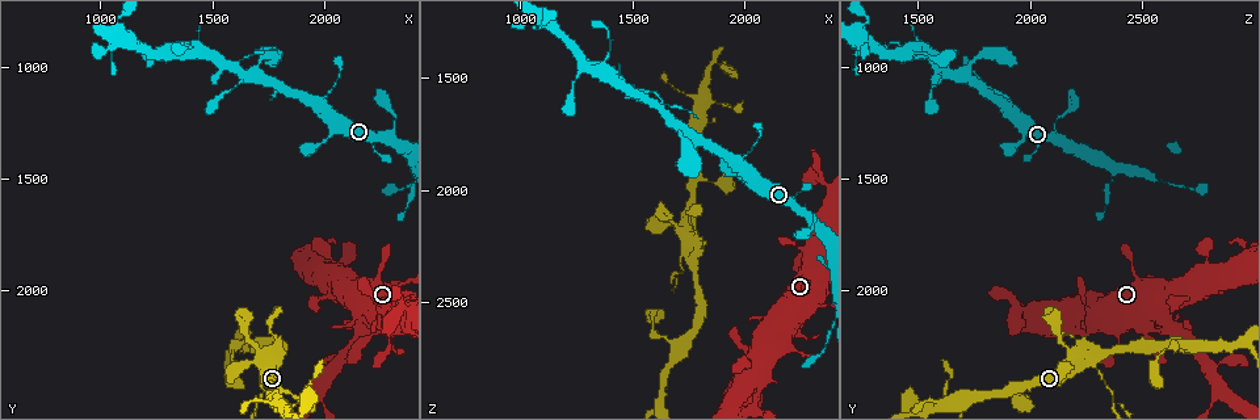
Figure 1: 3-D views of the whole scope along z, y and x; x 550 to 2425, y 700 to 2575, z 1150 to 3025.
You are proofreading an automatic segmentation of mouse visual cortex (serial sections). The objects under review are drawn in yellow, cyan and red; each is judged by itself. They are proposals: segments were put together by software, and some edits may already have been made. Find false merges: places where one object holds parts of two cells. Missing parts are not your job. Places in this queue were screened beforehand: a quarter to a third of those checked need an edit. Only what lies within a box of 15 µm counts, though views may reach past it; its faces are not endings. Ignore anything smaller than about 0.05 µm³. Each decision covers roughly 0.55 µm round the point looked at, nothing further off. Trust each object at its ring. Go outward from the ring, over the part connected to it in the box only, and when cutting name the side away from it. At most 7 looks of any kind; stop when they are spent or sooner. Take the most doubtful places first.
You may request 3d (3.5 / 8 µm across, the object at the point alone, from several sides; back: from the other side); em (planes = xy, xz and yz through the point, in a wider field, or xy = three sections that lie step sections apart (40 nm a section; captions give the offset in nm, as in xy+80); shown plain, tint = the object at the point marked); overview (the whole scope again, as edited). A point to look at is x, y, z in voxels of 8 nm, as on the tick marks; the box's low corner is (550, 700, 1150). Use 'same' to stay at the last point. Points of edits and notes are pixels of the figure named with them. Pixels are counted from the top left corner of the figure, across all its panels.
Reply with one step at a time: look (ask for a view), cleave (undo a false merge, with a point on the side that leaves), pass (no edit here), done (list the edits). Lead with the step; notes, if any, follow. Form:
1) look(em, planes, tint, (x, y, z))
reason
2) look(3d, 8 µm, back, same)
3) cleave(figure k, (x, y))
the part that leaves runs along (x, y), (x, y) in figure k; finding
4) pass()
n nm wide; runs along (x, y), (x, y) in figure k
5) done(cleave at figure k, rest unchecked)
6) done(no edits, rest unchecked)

look(3d, 8 µm, (1720, 2340, 2310))

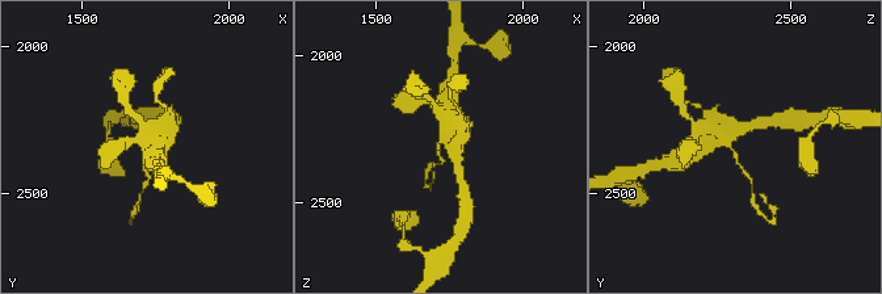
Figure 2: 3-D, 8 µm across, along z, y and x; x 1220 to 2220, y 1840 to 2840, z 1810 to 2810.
look(em, xy, step 3, tint, (1710, 2340, 2300))
arms of 100, 450 nm; shape alone is not enough

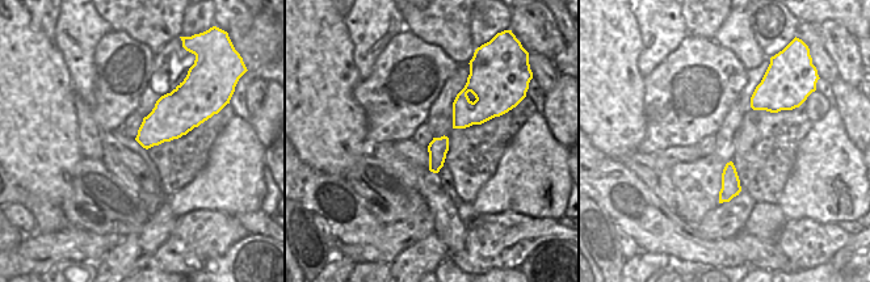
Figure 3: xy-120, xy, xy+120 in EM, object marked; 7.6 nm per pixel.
pass()
runs along (708, 138), (725, 134), (750, 179) in figure 2; continuous, no second cell

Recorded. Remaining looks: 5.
look(3d, 3.5 µm, back, (1870, 2500, 1610))
thin arm on a thick one

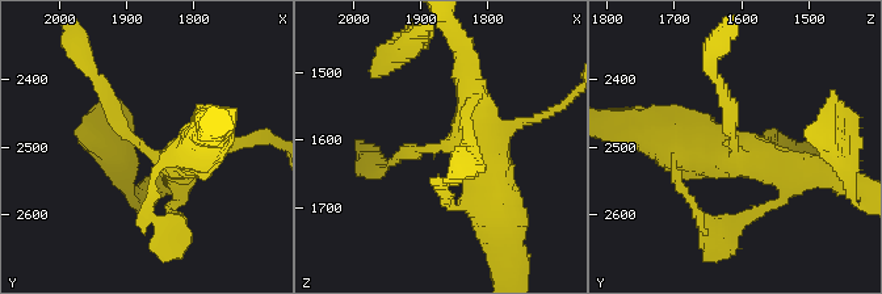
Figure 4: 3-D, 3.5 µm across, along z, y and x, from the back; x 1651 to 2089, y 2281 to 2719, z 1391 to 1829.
look(em, xy, step 1, tint, (1880, 2500, 1610))
3 arms; arms of 150, 450, 500 nm

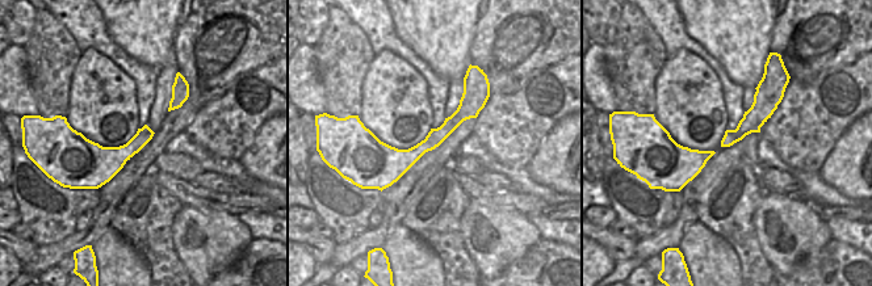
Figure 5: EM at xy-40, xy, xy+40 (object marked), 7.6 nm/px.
pass()
runs along (197, 148), (160, 160), (137, 145), (96, 76) in figure 4; continuous, no second cell

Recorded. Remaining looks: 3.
look(3d, 8 µm, (2240, 2070, 2260))
calibre changes

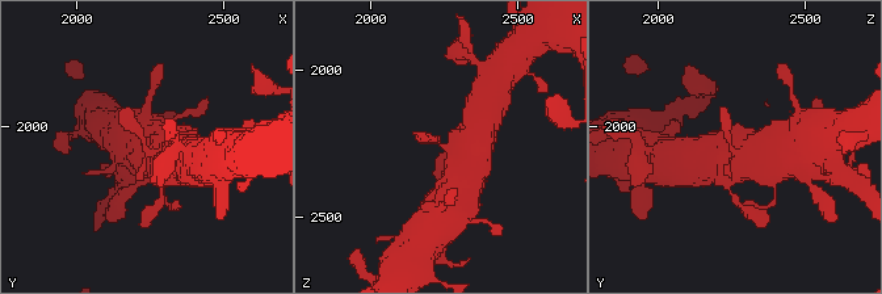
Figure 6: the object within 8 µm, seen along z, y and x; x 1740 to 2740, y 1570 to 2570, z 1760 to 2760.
look(em, xy, step 5, tint, (2220, 2070, 2250))
shape alone is not enough

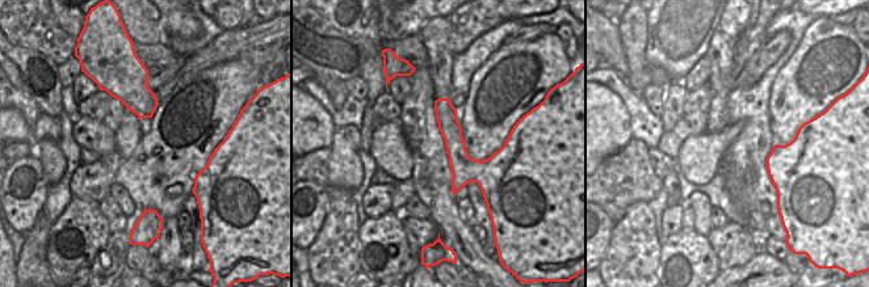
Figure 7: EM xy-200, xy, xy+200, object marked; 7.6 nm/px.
pass()
all the same cell

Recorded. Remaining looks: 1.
done(no edits, rest unchecked)

